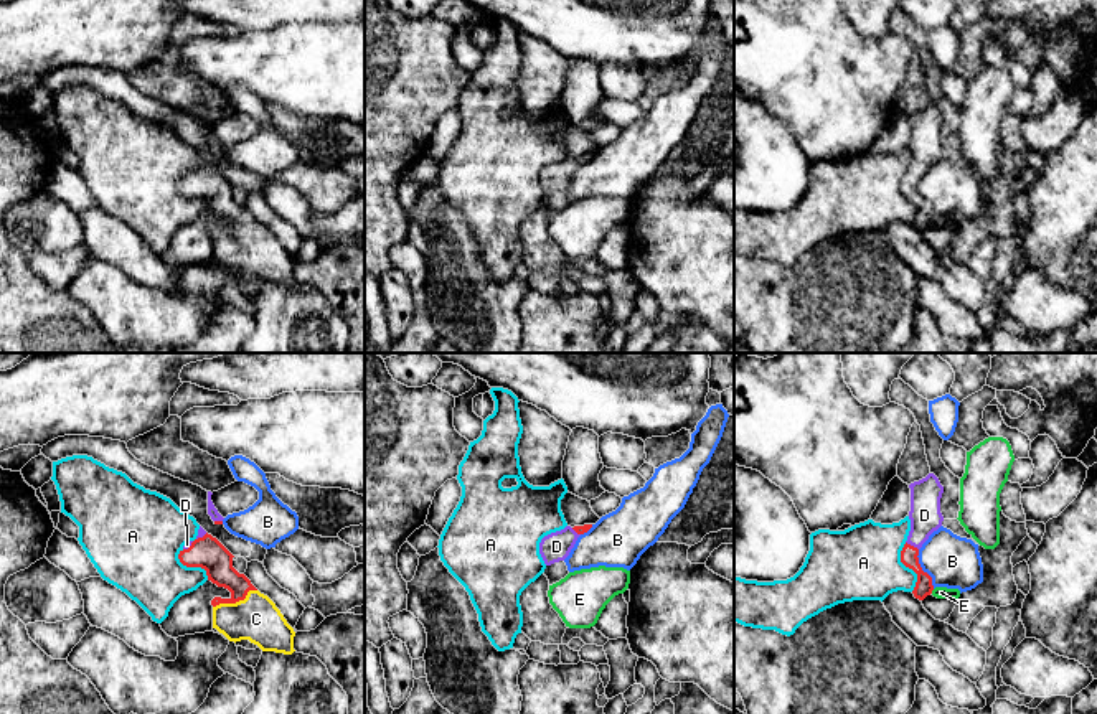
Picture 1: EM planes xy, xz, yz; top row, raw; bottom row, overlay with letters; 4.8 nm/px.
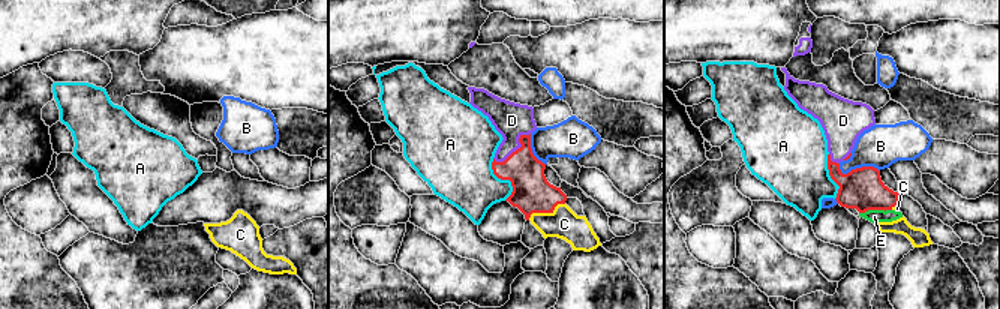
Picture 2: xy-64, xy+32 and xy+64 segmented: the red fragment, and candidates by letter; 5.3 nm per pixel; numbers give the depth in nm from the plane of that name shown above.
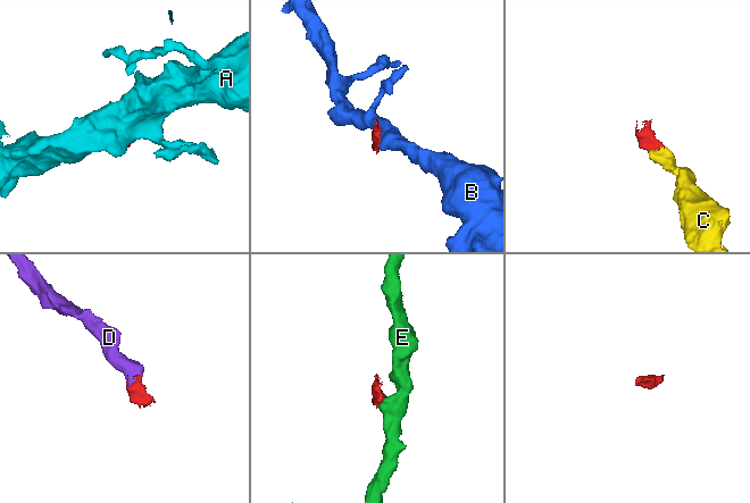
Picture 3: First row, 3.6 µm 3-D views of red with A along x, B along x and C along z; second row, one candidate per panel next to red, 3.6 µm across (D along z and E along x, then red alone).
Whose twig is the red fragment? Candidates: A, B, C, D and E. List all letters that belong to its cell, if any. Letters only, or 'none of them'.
C, D

